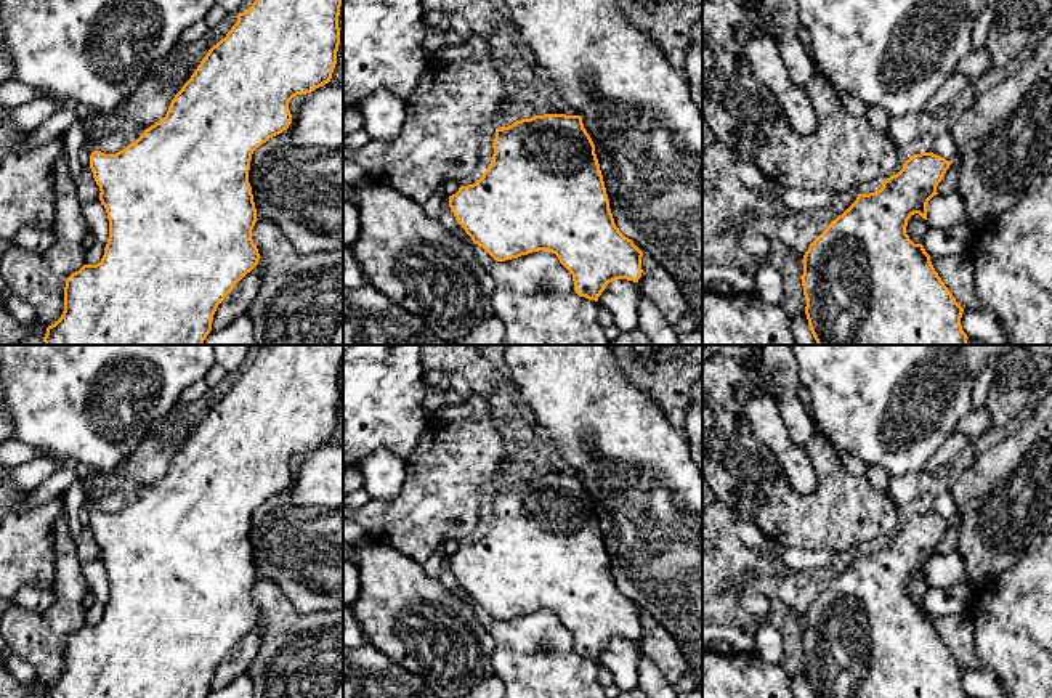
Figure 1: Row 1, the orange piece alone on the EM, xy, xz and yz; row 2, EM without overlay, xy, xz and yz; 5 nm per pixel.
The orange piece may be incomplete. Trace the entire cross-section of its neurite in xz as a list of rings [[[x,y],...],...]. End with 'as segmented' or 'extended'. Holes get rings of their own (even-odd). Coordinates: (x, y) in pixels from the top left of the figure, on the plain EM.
[[[544,473],[516,480],[508,486],[496,488],[492,507],[492,520],[483,536],[449,555],[451,571],[475,603],[496,621],[548,610],[573,634],[576,653],[595,661],[616,639],[638,642],[643,632],[643,611],[614,582],[595,504],[581,475]]]; as segmented

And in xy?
[[[261,345],[252,366],[213,404],[172,459],[164,478],[125,509],[104,513],[98,501],[120,486],[122,469],[91,477],[87,507],[99,560],[109,579],[109,599],[96,624],[83,624],[66,639],[64,671],[43,698],[207,698],[218,664],[260,619],[252,599],[257,568],[249,530],[253,510],[292,483],[289,462],[332,438],[340,404],[338,375],[343,345]]]; extended

